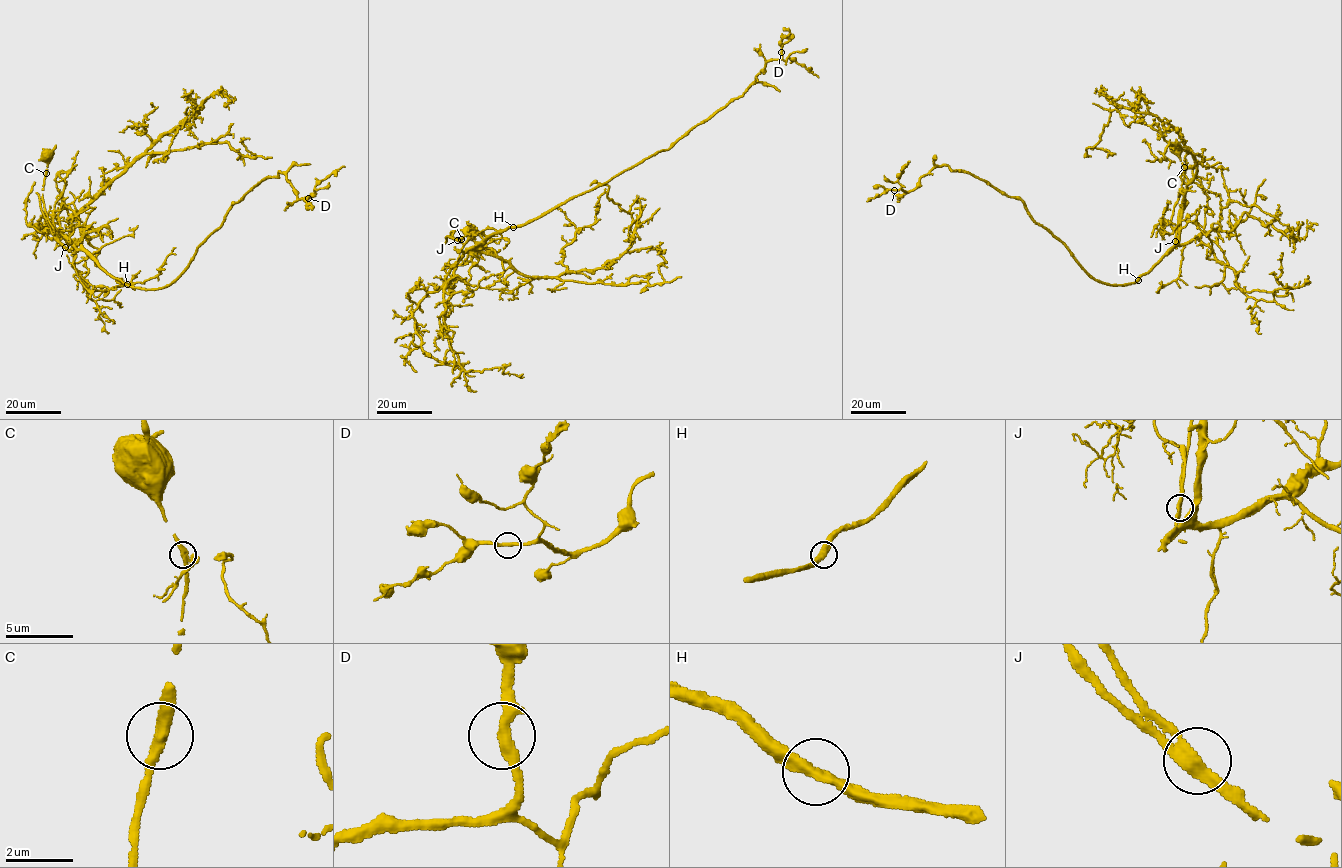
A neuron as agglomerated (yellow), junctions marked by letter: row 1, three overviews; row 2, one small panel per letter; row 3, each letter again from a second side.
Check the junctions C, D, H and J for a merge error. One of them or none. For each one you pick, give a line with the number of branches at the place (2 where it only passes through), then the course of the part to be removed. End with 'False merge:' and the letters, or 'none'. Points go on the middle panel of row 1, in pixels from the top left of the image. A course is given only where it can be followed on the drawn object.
J: 2 branches meet; foreign part runs (457, 240), (452, 236), (455, 231), (452, 231), (451, 237), (458, 239), (481, 233)
False merge: J

